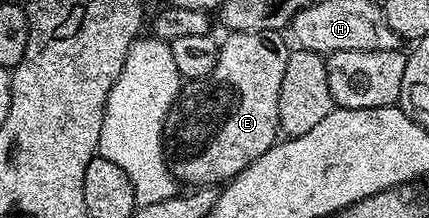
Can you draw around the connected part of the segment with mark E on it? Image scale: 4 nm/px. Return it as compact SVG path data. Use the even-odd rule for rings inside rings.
M235 31L233 33L227 34L225 37L227 38L226 40L224 38L221 40L218 49L218 56L216 57L216 65L212 69L212 73L208 73L206 76L204 76L203 79L195 79L193 81L187 82L185 86L183 86L182 90L178 92L178 100L174 102L174 106L171 107L170 111L166 114L166 126L164 128L164 150L168 156L170 172L174 174L175 180L177 180L179 184L191 183L189 186L194 189L202 189L207 185L214 185L210 183L218 183L217 185L222 185L231 179L235 179L235 177L237 177L244 168L246 168L248 165L252 165L252 161L256 161L256 157L260 157L264 153L268 153L268 149L274 146L280 135L280 128L278 126L278 94L280 93L280 81L284 81L284 69L286 68L287 52L285 50L281 51L281 49L278 48L272 40L270 40L273 38L267 37L265 34L256 31Z

